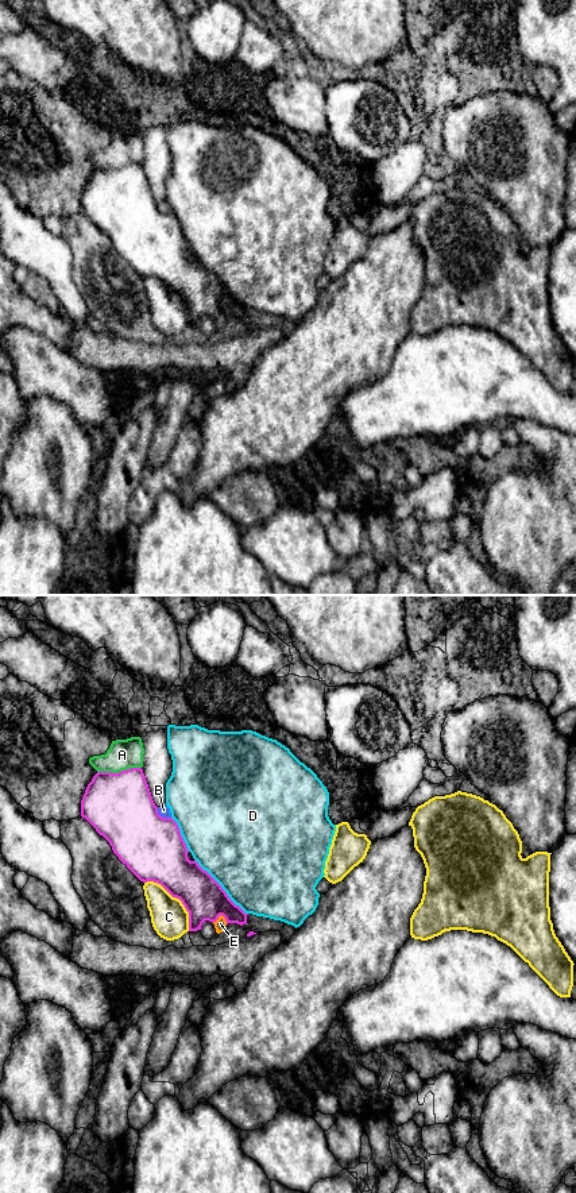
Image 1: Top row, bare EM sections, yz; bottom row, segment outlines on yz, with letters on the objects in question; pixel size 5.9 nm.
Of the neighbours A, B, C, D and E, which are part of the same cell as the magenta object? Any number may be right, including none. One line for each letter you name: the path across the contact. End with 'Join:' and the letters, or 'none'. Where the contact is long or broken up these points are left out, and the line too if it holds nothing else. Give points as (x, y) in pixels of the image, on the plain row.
Join: none

